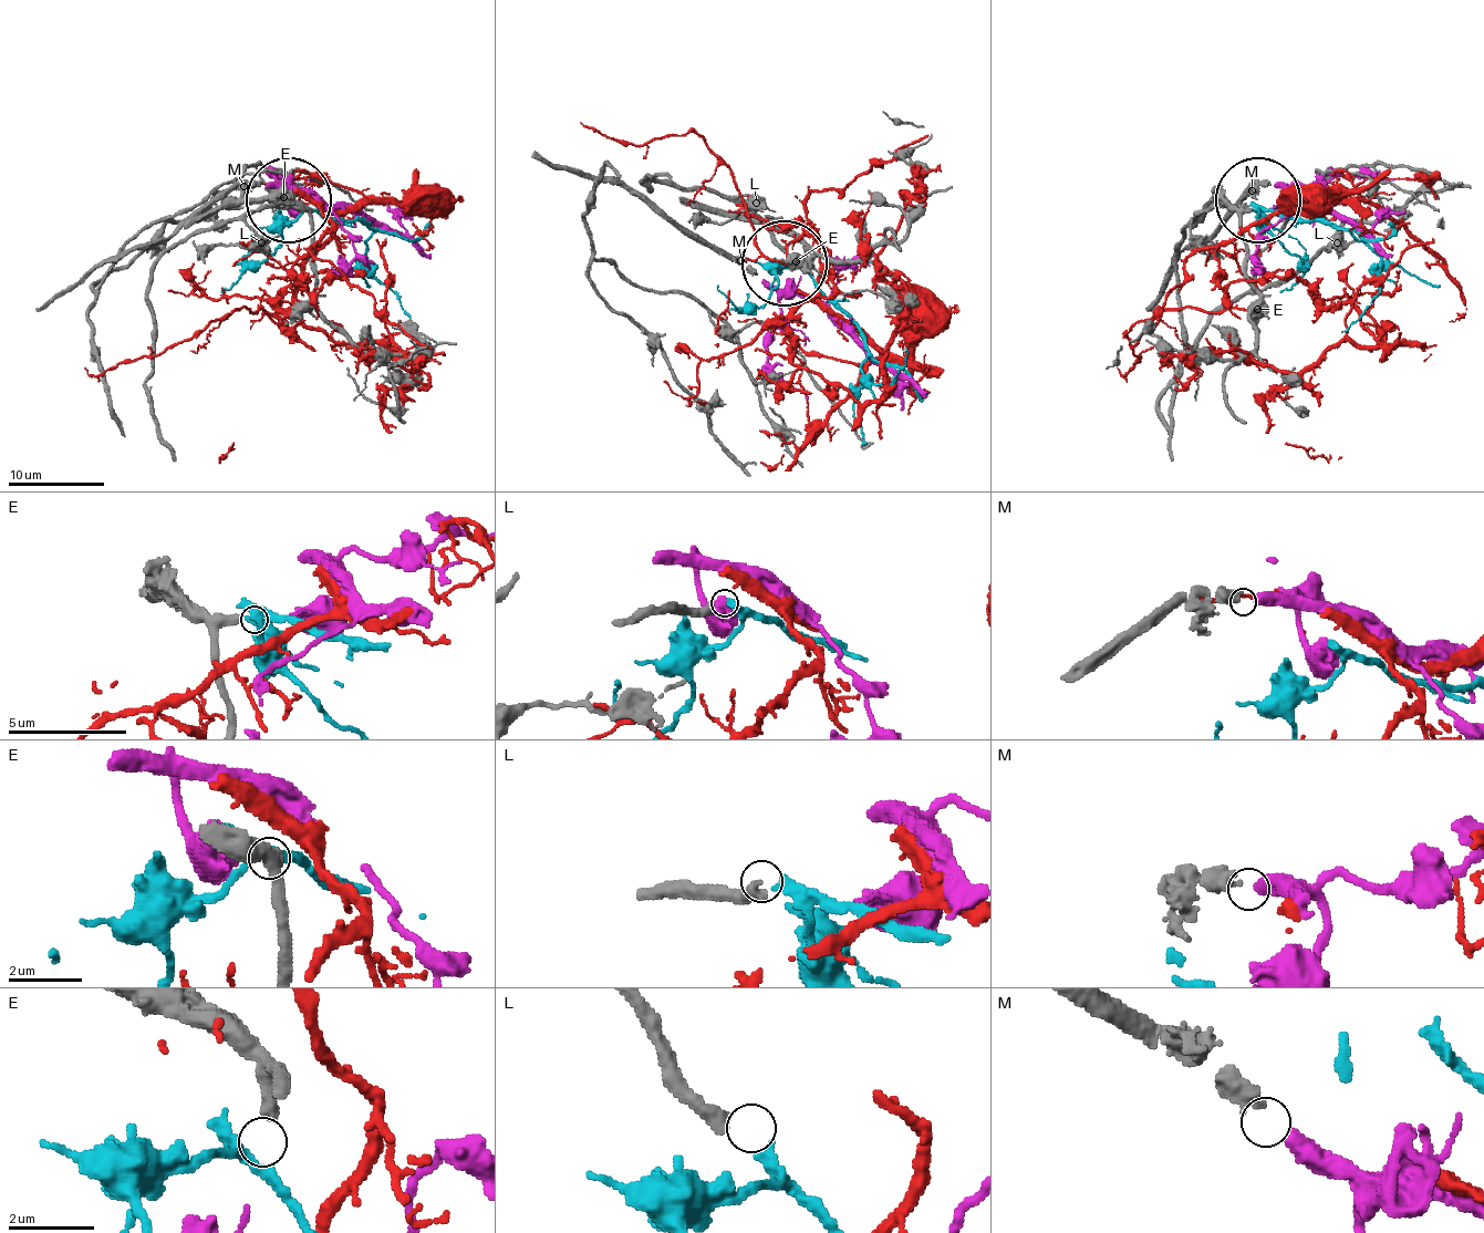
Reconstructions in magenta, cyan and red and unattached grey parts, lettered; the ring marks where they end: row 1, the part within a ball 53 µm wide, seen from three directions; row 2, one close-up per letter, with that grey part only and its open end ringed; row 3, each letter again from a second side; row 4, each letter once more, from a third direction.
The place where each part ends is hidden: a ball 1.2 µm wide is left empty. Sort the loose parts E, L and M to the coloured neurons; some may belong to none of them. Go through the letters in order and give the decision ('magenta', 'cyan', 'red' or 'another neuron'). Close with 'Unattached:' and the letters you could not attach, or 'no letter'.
E: another neuron
L: cyan
M: magenta
Unattached: E

